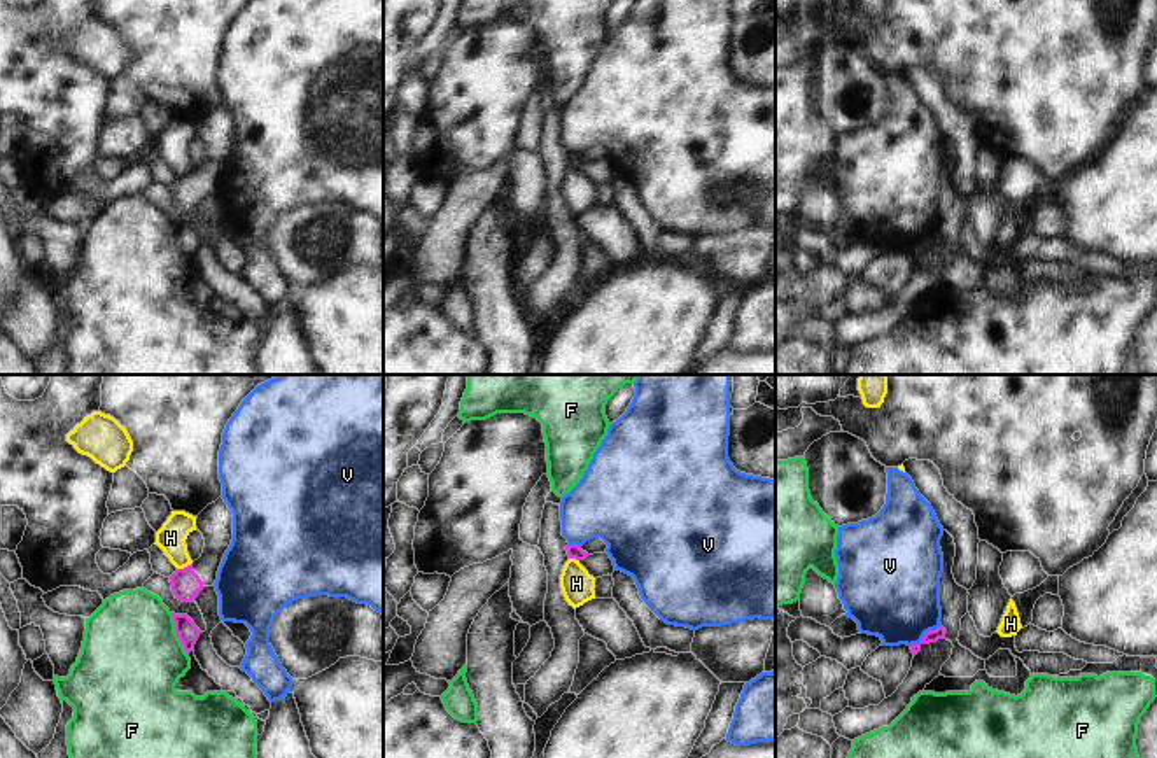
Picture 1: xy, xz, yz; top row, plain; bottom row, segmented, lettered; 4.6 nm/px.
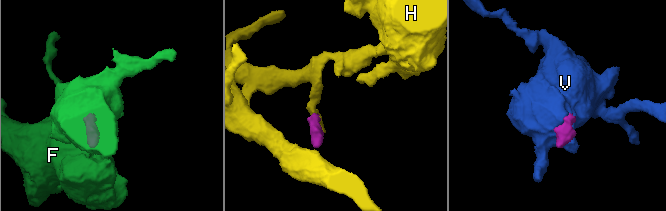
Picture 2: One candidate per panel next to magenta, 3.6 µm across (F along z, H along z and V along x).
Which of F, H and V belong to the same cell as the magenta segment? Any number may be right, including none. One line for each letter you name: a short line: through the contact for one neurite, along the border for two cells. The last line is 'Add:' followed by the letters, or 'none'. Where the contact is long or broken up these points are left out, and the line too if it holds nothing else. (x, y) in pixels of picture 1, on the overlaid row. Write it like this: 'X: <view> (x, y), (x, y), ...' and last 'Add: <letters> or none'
Add: none

